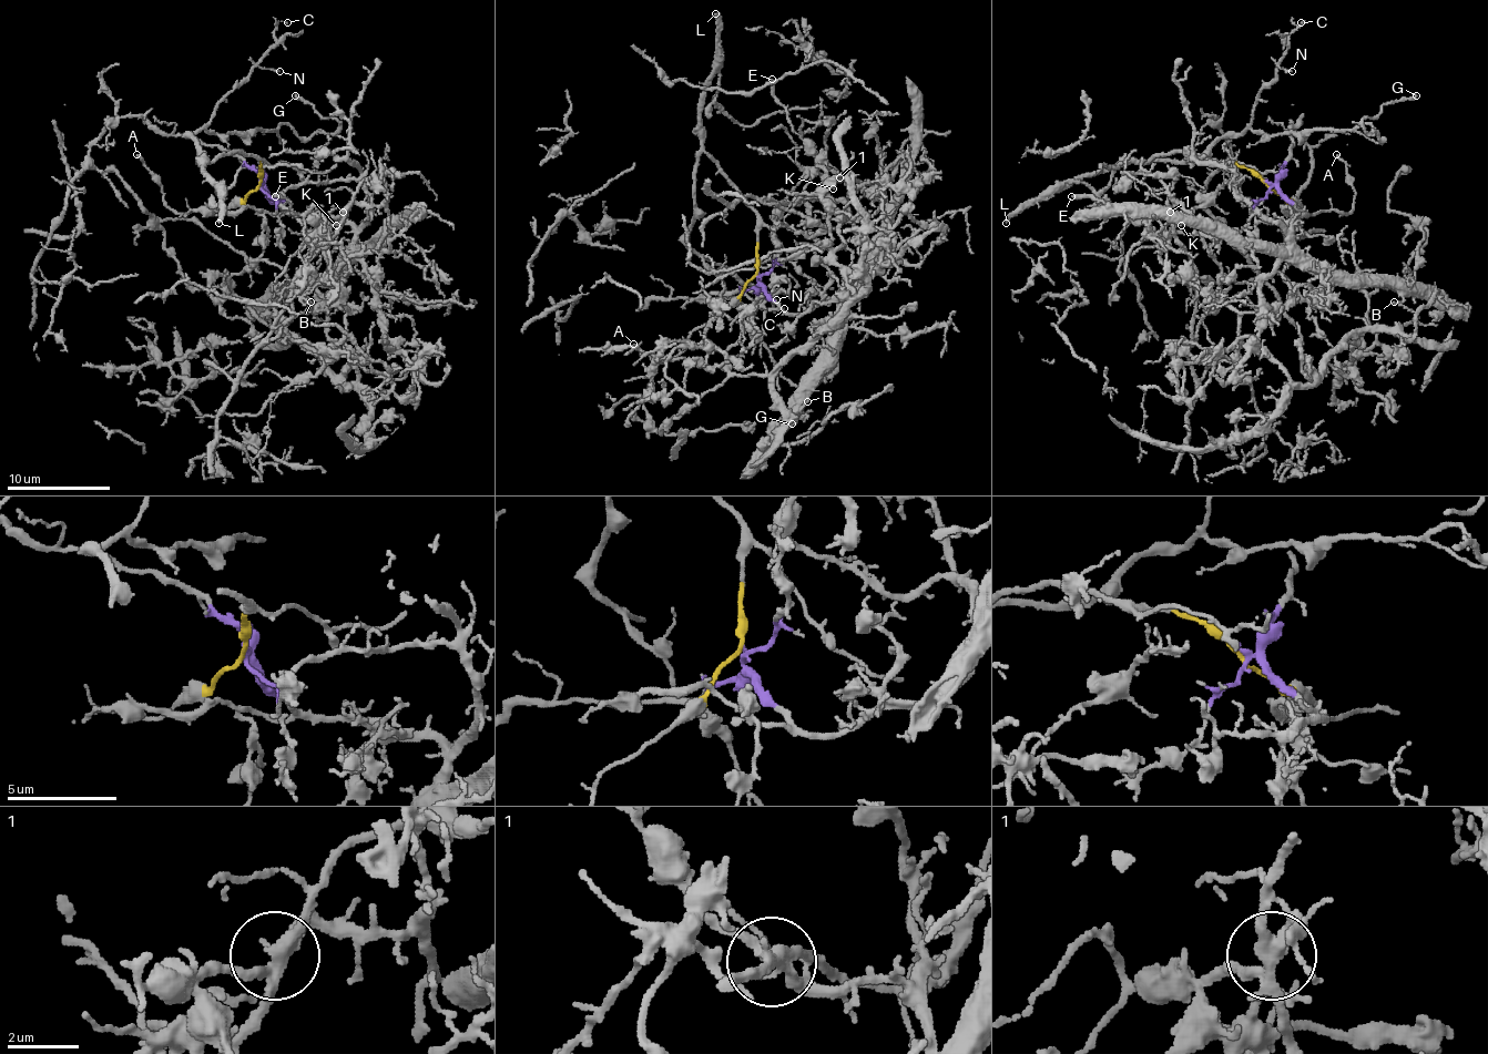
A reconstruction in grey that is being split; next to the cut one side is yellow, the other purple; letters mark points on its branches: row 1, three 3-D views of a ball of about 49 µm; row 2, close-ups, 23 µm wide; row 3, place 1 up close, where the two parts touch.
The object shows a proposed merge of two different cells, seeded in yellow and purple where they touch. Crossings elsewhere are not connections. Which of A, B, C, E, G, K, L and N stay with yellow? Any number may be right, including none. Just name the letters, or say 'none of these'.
A, C, G, L, N

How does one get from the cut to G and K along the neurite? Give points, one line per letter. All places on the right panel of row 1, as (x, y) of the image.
G: (1266, 182), (1169, 152), (1145, 162), (1198, 162), (1249, 129), (1364, 123), (1379, 139), (1364, 118), (1416, 94)
K: (1266, 182), (1305, 216), (1292, 221), (1287, 238), (1241, 238), (1176, 203), (1151, 224), (1161, 231), (1182, 226)

